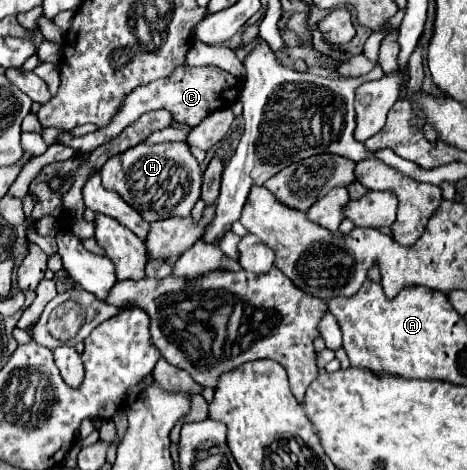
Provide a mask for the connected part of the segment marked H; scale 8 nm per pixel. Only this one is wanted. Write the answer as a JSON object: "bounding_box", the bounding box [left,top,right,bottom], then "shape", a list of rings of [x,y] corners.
{"bounding_box":[101,142,201,222],"shape":[[[167,142],[155,146],[135,146],[119,156],[109,158],[101,168],[103,188],[115,190],[135,208],[147,222],[165,220],[171,216],[191,216],[193,204],[201,196],[201,170],[189,146],[183,142]]]}

